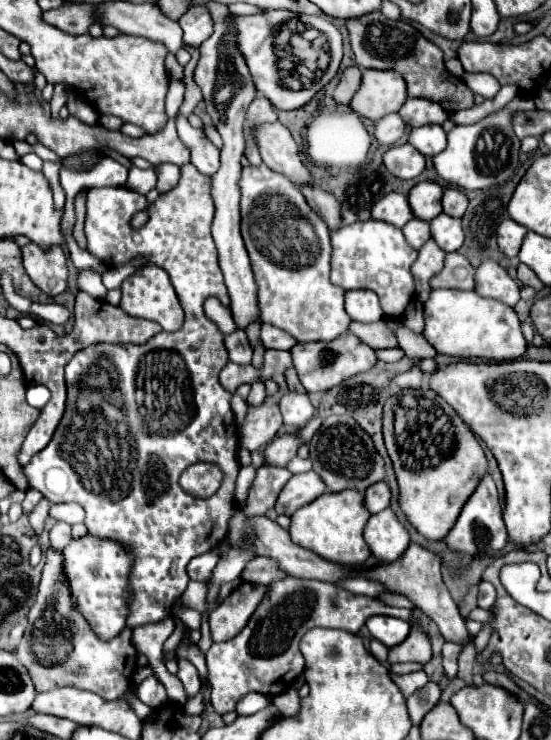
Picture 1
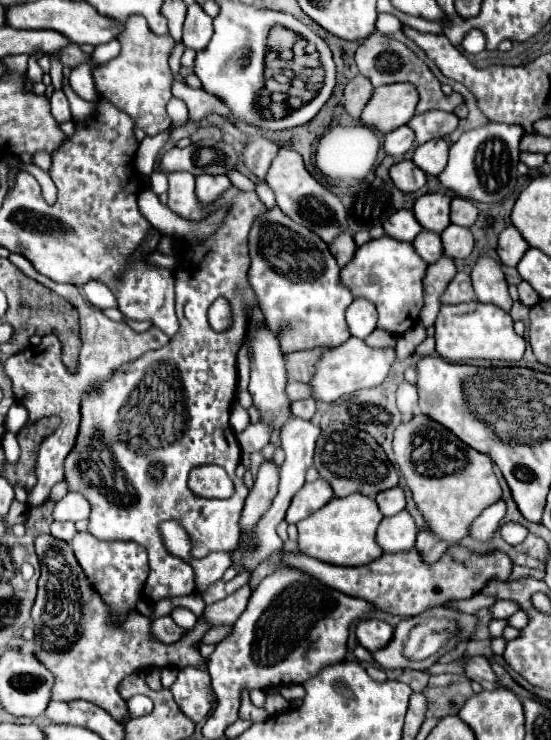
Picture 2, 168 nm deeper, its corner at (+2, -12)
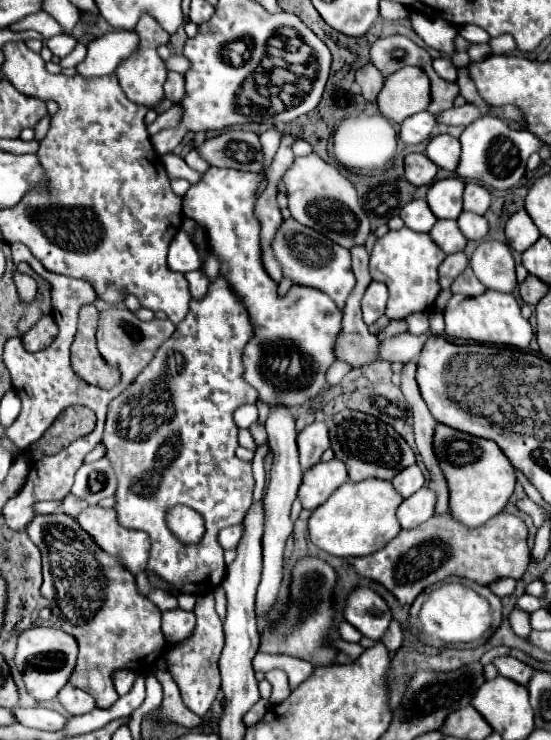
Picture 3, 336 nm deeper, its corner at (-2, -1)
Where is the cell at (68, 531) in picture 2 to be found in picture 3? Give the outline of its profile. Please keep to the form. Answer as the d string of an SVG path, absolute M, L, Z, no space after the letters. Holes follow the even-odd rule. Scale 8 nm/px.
M72 495L64 497L64 501L62 501L62 511L64 511L66 515L70 515L72 519L78 519L78 515L80 515L86 507L88 507L86 501L80 501L80 499L72 497Z

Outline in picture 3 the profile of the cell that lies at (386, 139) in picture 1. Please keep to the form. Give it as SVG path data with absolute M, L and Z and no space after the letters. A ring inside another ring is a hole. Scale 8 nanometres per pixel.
M424 111L424 113L416 113L408 117L408 121L400 125L400 139L406 145L416 145L416 143L428 141L434 131L436 131L434 115Z

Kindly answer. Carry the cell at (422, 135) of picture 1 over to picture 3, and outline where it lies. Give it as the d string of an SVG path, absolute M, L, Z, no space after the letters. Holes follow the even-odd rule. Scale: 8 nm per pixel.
M436 135L428 141L426 155L438 167L454 171L460 159L460 141L452 135Z

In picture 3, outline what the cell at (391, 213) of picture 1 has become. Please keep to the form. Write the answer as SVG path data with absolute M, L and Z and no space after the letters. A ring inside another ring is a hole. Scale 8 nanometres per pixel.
M416 199L416 201L410 201L408 205L404 205L404 209L400 209L400 217L402 217L404 225L410 227L412 231L426 233L436 223L436 217L432 215L428 203L422 199Z

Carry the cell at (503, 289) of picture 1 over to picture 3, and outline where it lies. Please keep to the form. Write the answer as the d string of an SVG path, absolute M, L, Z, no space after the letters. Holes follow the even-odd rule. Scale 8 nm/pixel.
M484 241L474 251L470 265L486 289L500 293L512 293L516 283L514 257L506 243Z

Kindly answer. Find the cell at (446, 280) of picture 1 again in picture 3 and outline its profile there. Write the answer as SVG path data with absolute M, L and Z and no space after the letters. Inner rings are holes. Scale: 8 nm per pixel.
M466 267L464 273L458 275L458 279L452 283L450 289L452 289L452 293L460 293L460 295L466 295L466 297L476 297L476 295L486 291L486 287L476 279L476 275L470 267Z

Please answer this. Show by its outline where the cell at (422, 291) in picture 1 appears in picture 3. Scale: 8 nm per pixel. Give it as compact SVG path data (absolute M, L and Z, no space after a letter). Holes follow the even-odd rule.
M452 253L446 255L446 259L442 261L442 265L438 267L438 275L440 275L440 287L448 289L452 285L452 281L468 267L468 259L464 253Z

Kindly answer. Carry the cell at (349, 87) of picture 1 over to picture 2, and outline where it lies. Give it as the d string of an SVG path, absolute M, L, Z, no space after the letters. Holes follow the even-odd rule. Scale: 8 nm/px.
M360 74L346 84L346 88L344 88L344 108L348 110L348 114L352 118L356 118L356 120L360 118L364 106L372 98L372 92L374 92L374 86L370 84L368 78L364 78Z

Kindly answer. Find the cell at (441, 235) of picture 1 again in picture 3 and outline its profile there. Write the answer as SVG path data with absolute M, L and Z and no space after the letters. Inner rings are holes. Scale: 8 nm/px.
M462 211L458 217L458 227L466 239L482 239L488 233L488 221L482 215Z

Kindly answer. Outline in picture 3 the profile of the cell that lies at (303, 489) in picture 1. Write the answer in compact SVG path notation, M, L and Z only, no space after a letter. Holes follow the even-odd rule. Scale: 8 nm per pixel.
M332 459L326 463L318 463L316 467L308 469L308 473L304 473L302 485L298 489L298 499L304 509L312 511L322 505L334 493L334 489L346 481L348 473L342 461Z

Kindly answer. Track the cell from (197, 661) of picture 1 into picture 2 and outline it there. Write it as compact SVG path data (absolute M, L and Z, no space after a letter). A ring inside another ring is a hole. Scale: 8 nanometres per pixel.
M42 534L34 540L40 560L42 576L38 580L38 596L32 608L36 630L36 656L42 664L48 664L56 672L56 684L52 688L52 700L88 700L106 710L114 720L122 720L128 714L126 702L118 694L118 684L134 672L144 672L160 666L184 668L188 664L204 664L196 644L208 630L208 624L200 620L196 628L176 644L162 644L152 636L150 618L140 612L128 612L126 620L112 624L112 614L100 594L92 588L84 570L80 568L72 546L50 534Z

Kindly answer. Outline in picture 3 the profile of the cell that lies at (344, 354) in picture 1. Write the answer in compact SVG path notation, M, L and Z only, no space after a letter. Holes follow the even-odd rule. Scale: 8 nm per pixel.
M400 333L396 337L390 337L388 341L380 341L378 345L378 361L416 361L422 345L428 335L410 335L410 333Z

